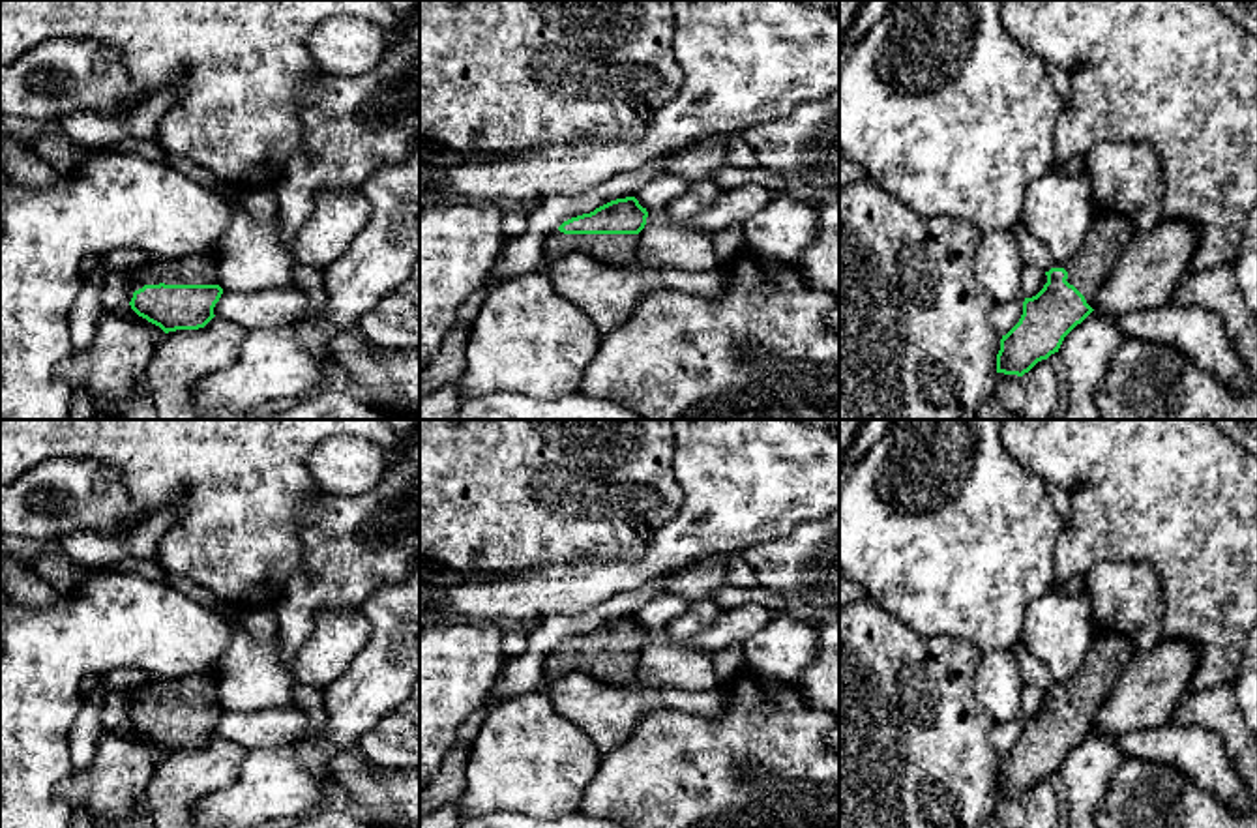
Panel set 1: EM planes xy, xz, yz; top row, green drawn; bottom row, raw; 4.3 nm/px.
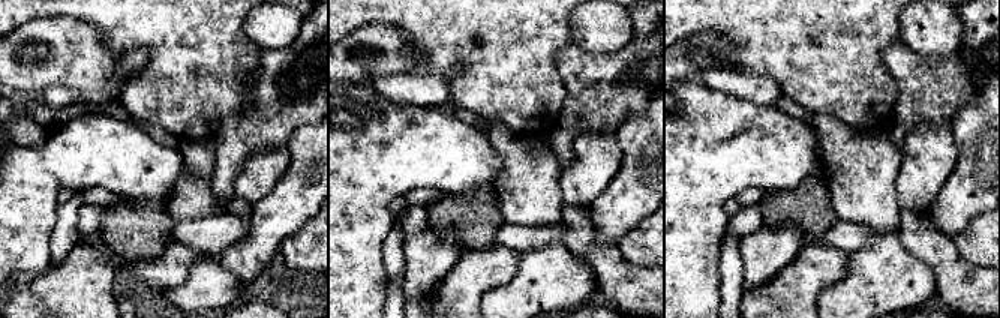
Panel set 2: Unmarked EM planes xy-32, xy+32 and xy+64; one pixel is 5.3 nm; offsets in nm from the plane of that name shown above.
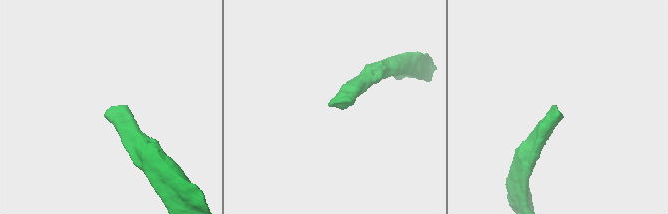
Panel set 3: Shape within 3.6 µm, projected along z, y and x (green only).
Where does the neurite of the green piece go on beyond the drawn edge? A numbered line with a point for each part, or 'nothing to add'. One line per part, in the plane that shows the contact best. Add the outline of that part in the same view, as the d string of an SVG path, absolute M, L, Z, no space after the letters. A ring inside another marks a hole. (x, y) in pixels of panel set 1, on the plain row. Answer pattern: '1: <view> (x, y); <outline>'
1: xy (192, 688); M185 674L178 678L155 680L127 691L131 710L144 704L217 704L217 684L214 674Z

